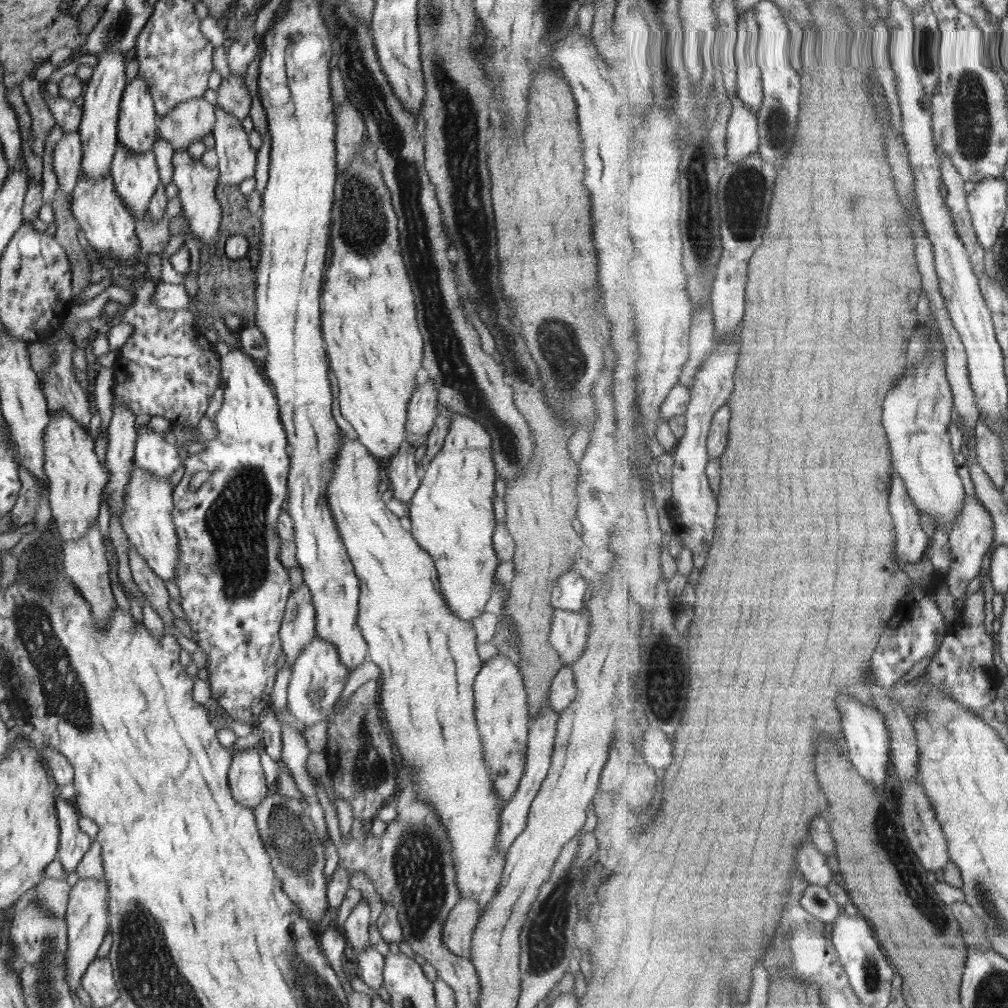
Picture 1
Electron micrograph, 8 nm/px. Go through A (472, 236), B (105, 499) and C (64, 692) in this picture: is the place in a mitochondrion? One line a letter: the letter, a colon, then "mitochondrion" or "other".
A: mitochondrion
B: other
C: mitochondrion

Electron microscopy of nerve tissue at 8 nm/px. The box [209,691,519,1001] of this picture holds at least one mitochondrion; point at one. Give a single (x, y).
(418, 859)

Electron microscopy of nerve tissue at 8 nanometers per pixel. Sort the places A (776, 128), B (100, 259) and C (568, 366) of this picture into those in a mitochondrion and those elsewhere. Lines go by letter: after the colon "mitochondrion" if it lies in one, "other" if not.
A: mitochondrion
B: other
C: mitochondrion

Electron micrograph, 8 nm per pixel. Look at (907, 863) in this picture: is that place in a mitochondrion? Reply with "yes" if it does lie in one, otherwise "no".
yes

